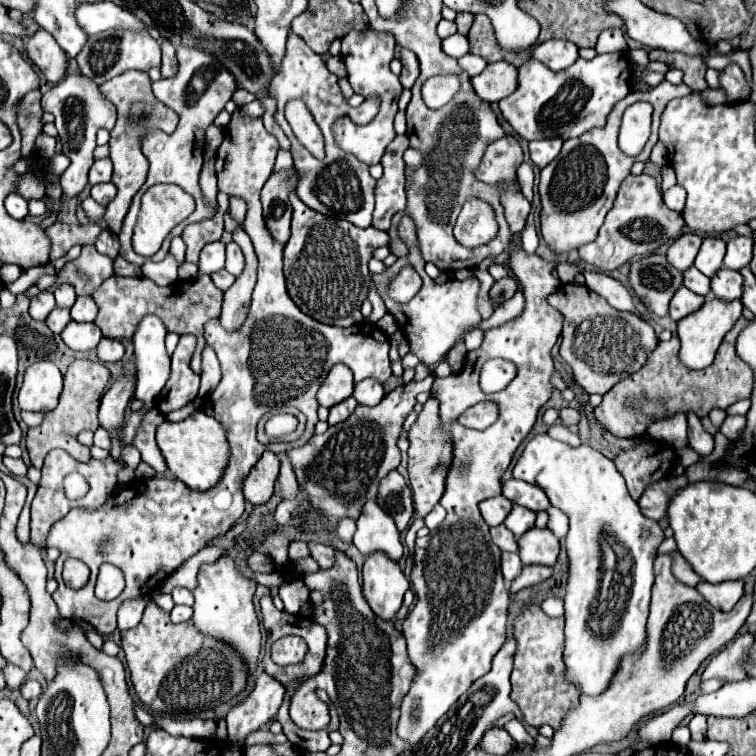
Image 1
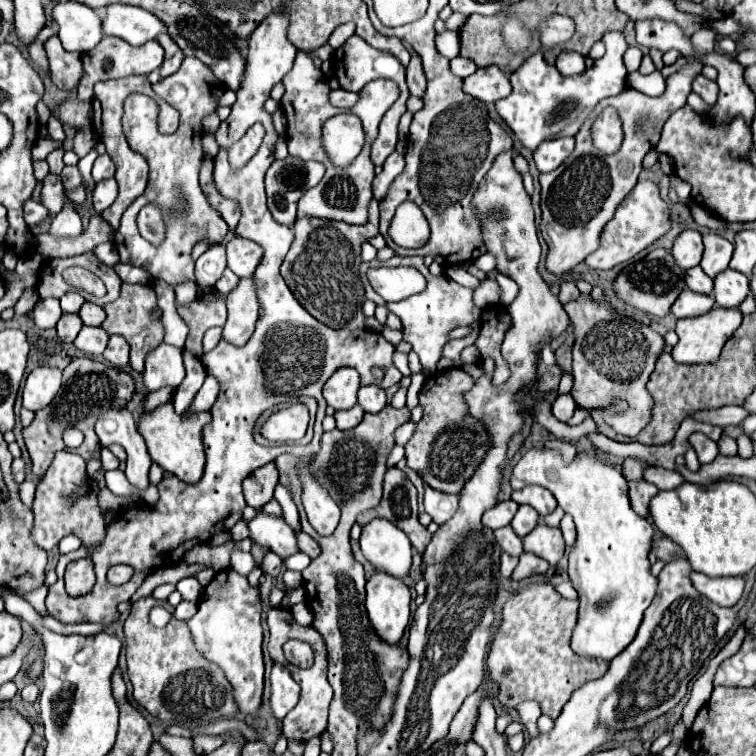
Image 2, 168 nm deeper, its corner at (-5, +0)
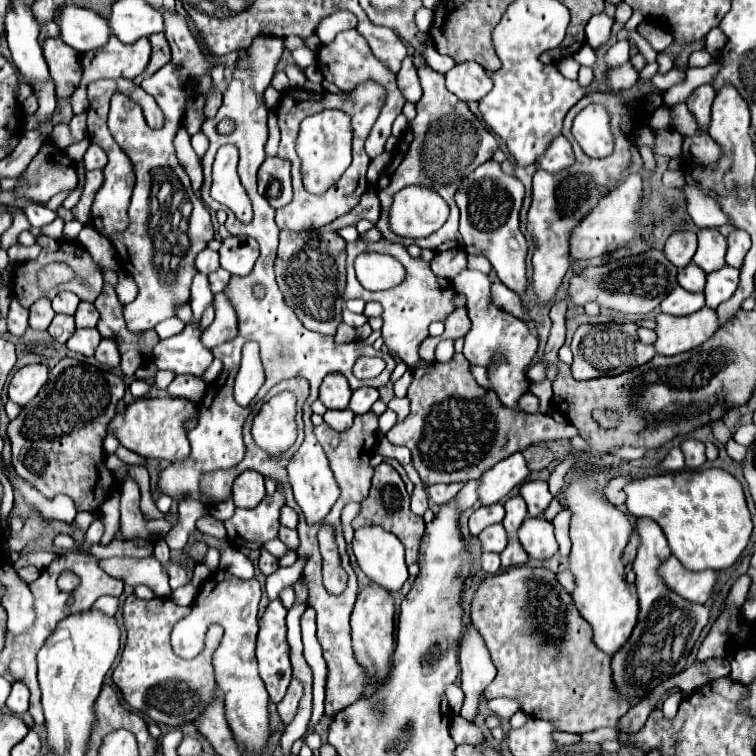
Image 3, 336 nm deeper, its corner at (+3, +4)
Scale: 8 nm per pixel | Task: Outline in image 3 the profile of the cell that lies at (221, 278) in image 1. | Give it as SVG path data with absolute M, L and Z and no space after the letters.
M220 267L216 273L210 273L210 275L208 275L208 279L210 279L210 289L212 289L212 293L216 295L216 293L224 291L224 287L228 285L230 273L228 273L228 271L224 271L224 269Z

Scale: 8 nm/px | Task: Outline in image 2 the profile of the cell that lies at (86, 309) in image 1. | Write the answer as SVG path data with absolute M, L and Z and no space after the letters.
M84 303L82 309L78 311L80 319L84 321L84 325L92 325L92 327L100 327L102 321L104 321L104 309L100 305L94 305L94 303Z

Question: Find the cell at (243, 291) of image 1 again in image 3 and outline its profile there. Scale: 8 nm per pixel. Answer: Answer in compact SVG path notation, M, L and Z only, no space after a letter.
M220 293L214 299L216 299L216 317L214 317L212 325L202 331L202 337L200 337L200 341L208 349L214 349L214 347L226 343L228 339L236 337L236 313L232 311L228 297L224 293Z

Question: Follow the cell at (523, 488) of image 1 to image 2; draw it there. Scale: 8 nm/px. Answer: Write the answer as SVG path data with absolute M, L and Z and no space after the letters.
M526 485L524 489L518 489L518 491L514 491L512 493L512 499L516 501L516 503L526 503L526 505L532 505L540 515L548 515L548 513L552 513L554 509L556 509L556 499L554 499L554 495L548 491L548 489L544 489L544 487L540 487L540 485Z

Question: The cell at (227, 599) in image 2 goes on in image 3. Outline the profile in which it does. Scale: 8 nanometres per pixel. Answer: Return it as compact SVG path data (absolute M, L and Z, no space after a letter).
M216 571L196 601L192 603L192 613L176 623L172 631L172 647L174 653L192 659L204 649L204 635L210 623L218 623L224 627L224 637L214 651L214 671L218 689L226 699L226 721L238 745L254 755L260 755L268 747L270 727L268 727L268 691L258 675L254 643L258 635L258 603L260 603L262 587L256 579L238 579L228 571Z

